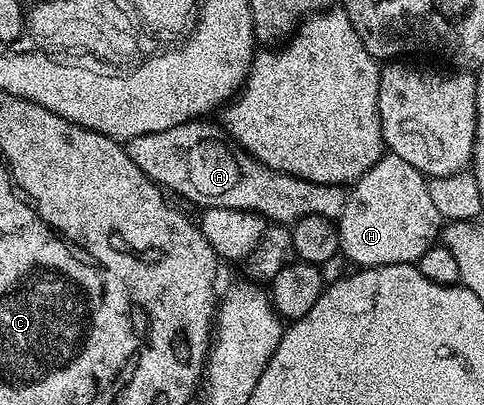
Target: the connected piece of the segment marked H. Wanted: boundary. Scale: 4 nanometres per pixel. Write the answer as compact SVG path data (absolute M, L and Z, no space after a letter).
M386 153L381 159L368 169L360 178L354 180L345 196L342 215L336 220L338 225L338 249L341 258L355 263L355 268L383 267L384 265L404 265L405 263L417 264L420 257L429 247L439 242L444 226L440 212L432 202L432 195L428 186L427 176L416 170L404 157Z

